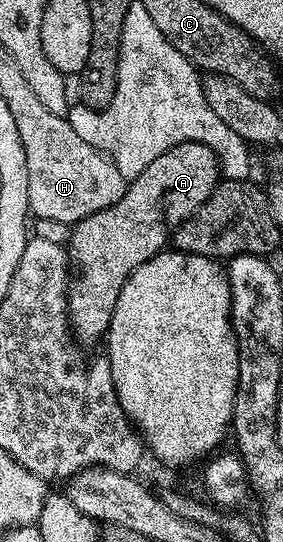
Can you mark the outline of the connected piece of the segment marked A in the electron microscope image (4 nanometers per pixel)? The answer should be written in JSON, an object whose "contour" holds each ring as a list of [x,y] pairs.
{"contour":[[[175,144],[175,148],[163,152],[163,156],[151,160],[141,175],[126,185],[125,195],[111,204],[111,208],[103,208],[75,223],[72,227],[73,235],[67,241],[67,249],[69,261],[75,267],[75,277],[69,287],[69,324],[78,343],[97,342],[100,338],[102,341],[108,335],[109,321],[115,312],[115,300],[119,300],[119,292],[123,284],[127,284],[131,272],[135,272],[139,264],[151,260],[170,245],[173,231],[195,212],[195,208],[199,208],[199,204],[203,204],[203,200],[207,200],[207,196],[211,196],[221,177],[221,165],[207,144]]]}

